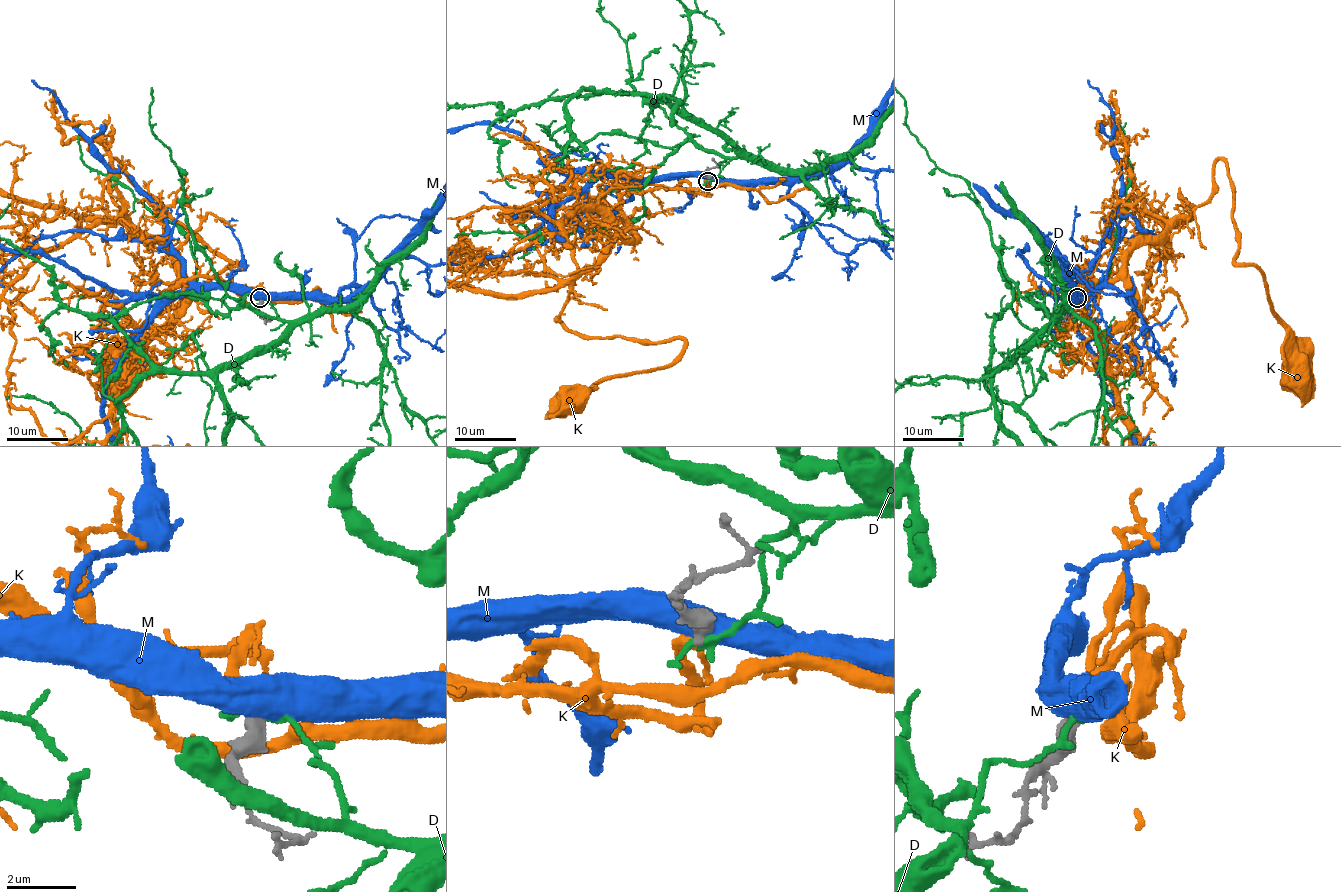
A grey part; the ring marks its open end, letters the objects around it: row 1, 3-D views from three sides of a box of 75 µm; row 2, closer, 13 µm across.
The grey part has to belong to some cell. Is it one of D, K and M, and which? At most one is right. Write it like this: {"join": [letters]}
{"join": ["K"]}

